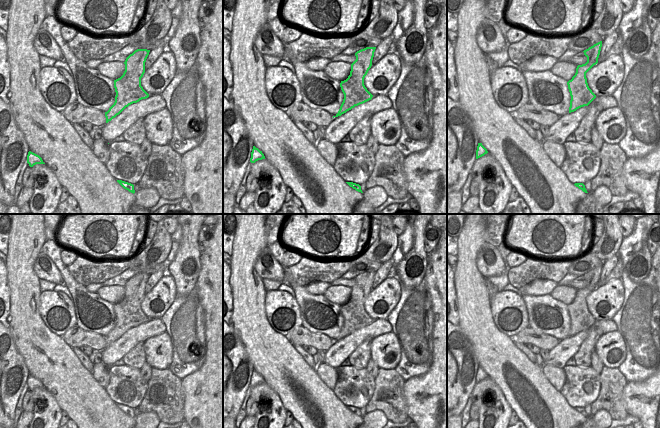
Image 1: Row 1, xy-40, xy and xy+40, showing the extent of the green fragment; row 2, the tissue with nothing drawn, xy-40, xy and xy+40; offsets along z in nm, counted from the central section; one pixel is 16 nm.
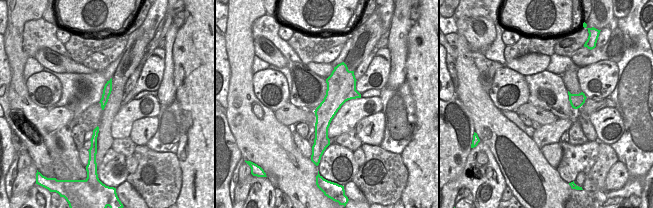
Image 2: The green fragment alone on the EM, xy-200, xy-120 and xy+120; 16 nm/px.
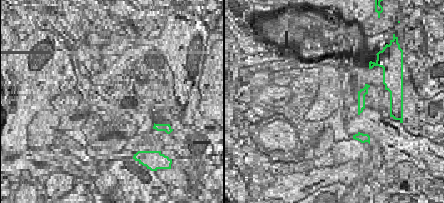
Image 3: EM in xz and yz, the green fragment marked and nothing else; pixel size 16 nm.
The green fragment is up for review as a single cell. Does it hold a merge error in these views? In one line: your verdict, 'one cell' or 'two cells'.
two cells

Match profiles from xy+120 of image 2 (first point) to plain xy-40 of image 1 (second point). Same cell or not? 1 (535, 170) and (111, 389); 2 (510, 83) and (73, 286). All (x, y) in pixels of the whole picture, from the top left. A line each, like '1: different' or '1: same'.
1: different
2: different

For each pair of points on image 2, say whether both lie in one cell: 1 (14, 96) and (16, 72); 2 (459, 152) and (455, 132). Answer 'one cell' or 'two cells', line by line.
1: one cell
2: one cell

